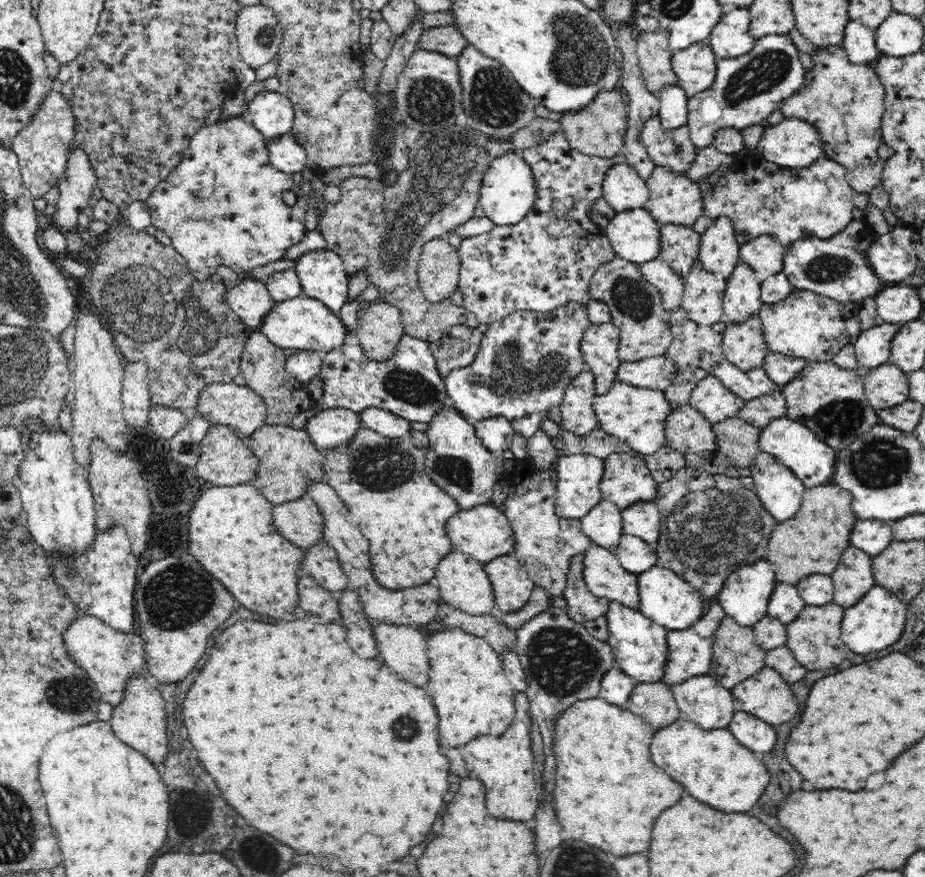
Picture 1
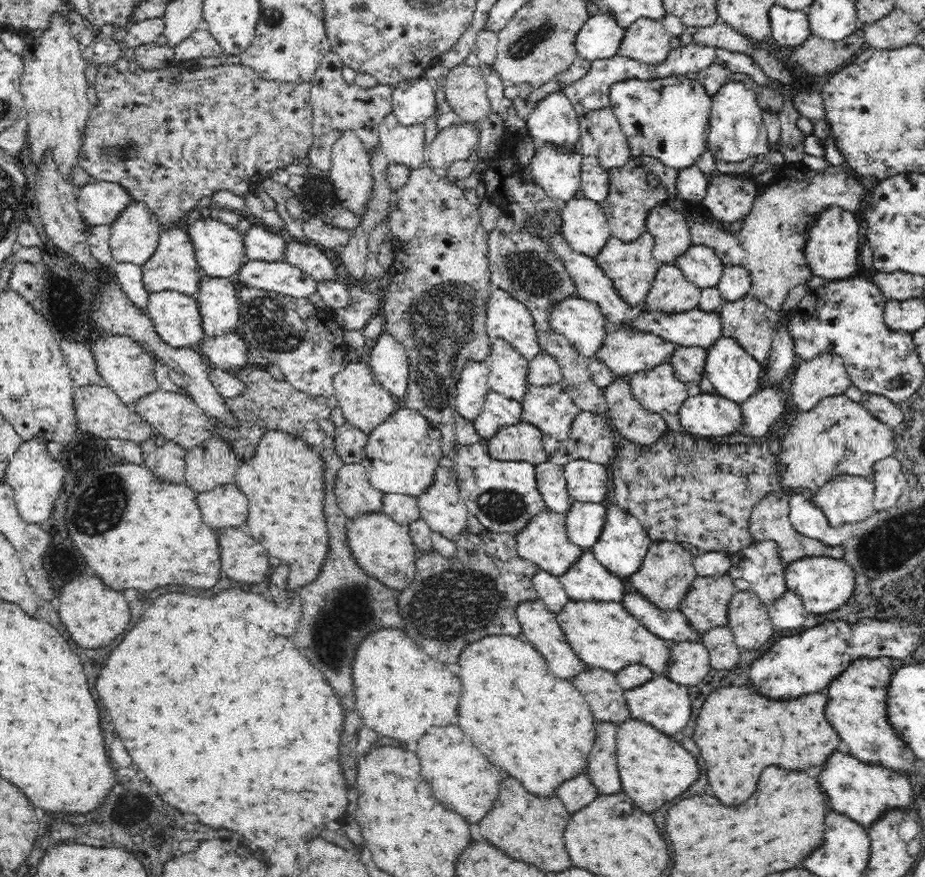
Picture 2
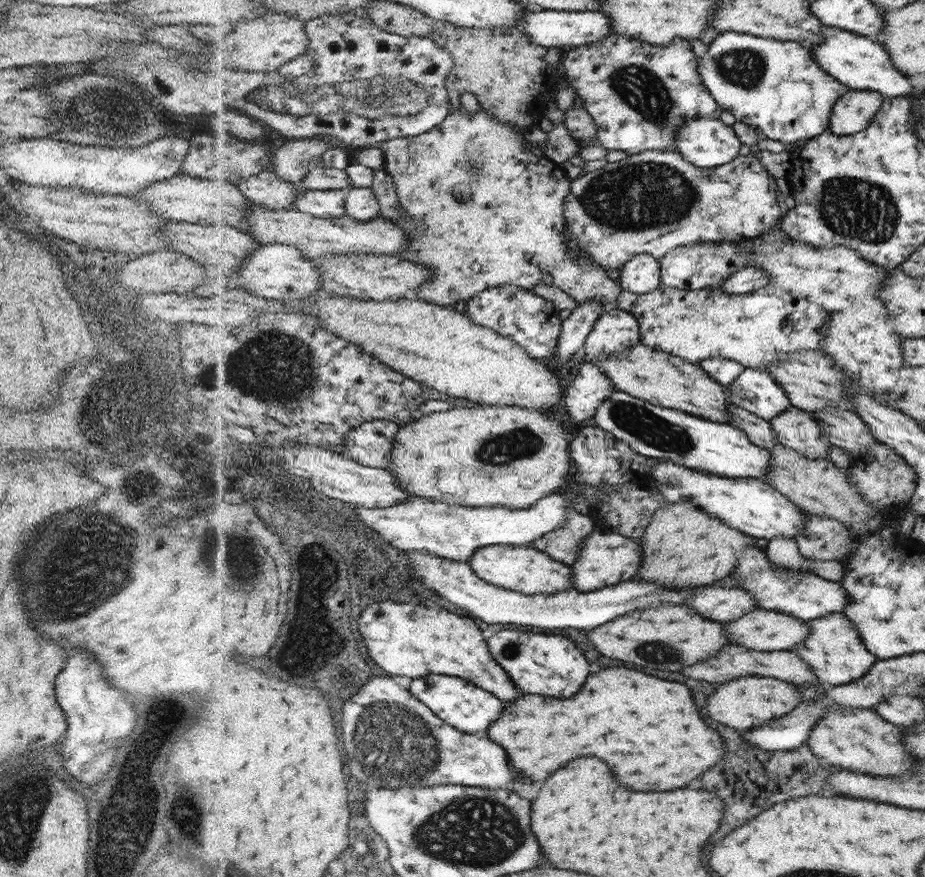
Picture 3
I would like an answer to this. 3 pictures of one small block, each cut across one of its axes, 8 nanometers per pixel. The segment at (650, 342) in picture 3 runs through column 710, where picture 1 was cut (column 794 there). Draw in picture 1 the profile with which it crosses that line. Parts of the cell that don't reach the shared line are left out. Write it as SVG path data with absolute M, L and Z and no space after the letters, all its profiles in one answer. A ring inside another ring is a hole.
M794 289L784 300L763 304L760 308L762 334L768 350L801 358L809 362L830 362L846 346L858 338L858 307L802 289Z

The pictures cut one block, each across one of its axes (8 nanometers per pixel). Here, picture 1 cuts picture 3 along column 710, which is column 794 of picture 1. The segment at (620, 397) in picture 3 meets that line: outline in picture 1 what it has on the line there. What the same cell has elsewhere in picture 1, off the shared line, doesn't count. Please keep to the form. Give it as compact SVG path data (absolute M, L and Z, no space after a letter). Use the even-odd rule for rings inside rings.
M786 415L772 420L768 427L761 429L758 439L761 452L772 454L784 466L787 466L802 482L804 487L823 486L830 483L833 474L833 464L836 462L837 452L826 442L816 436L815 432L802 423L794 422Z

